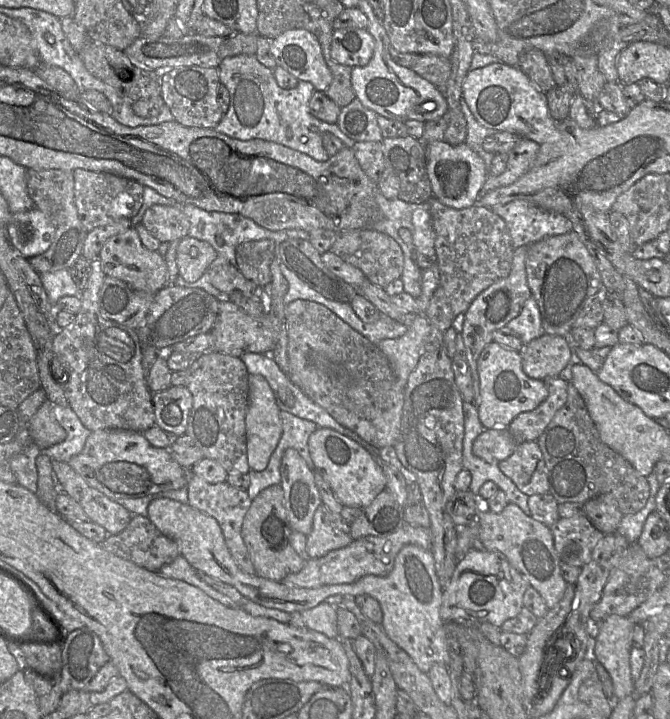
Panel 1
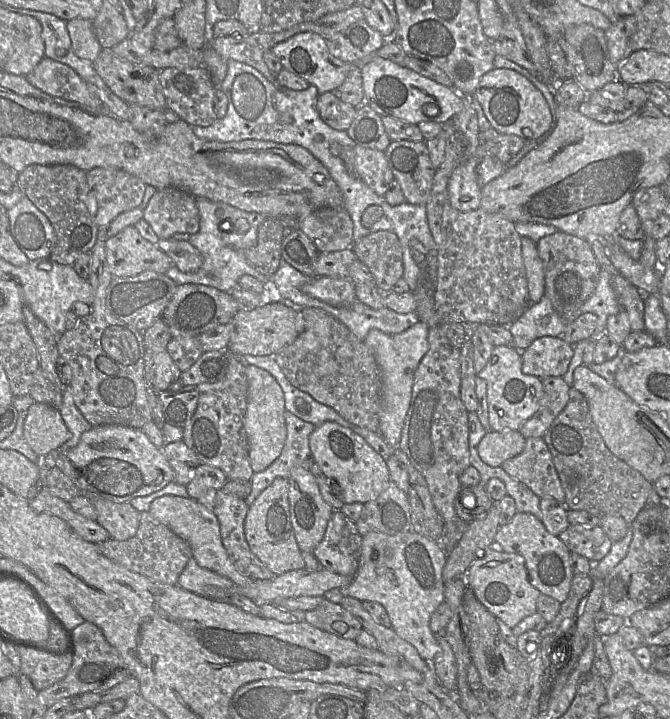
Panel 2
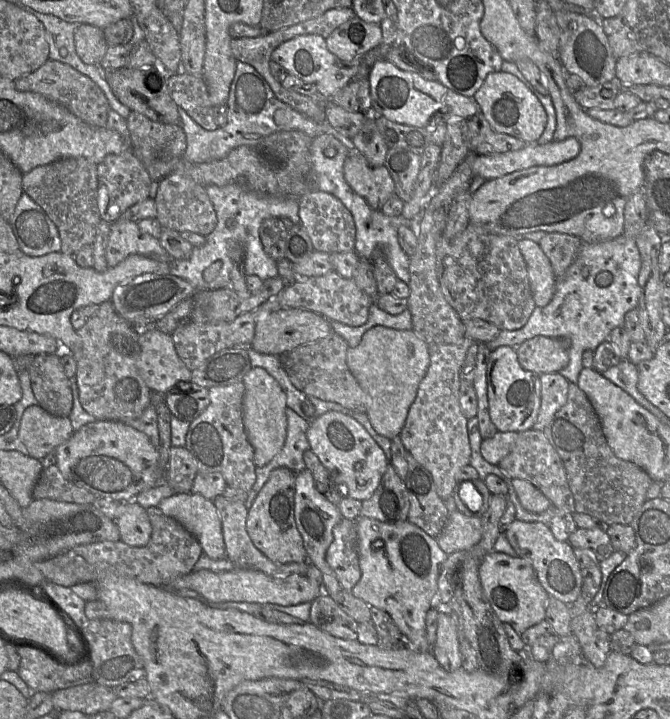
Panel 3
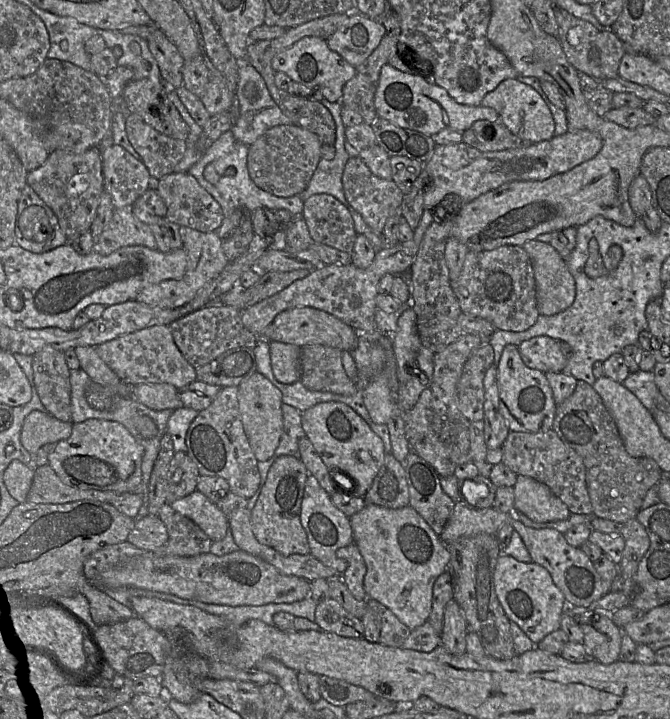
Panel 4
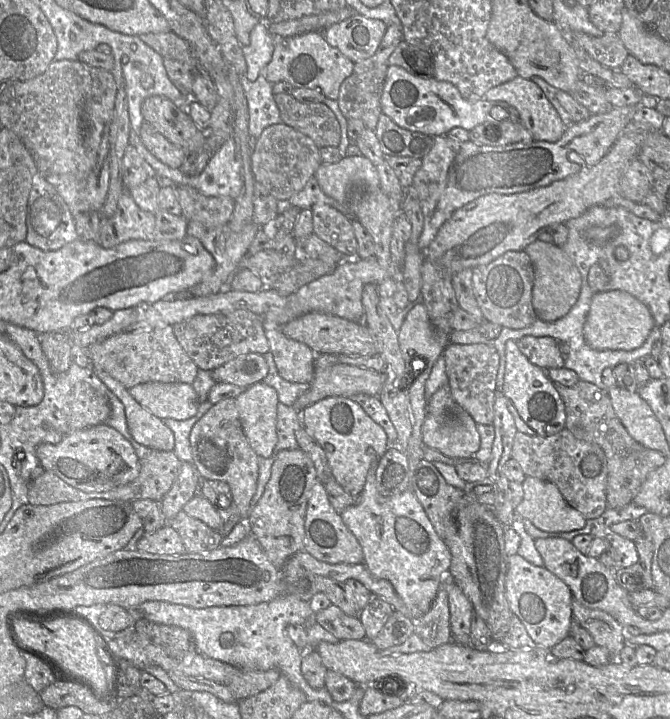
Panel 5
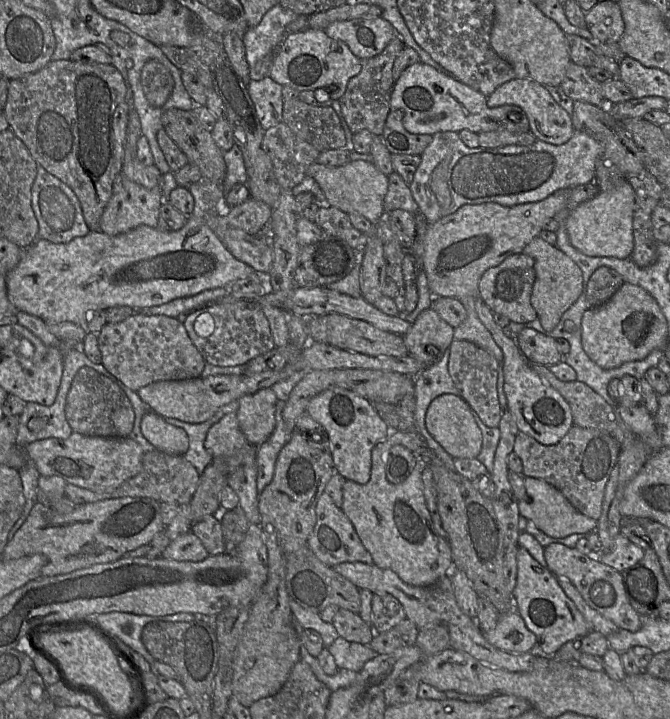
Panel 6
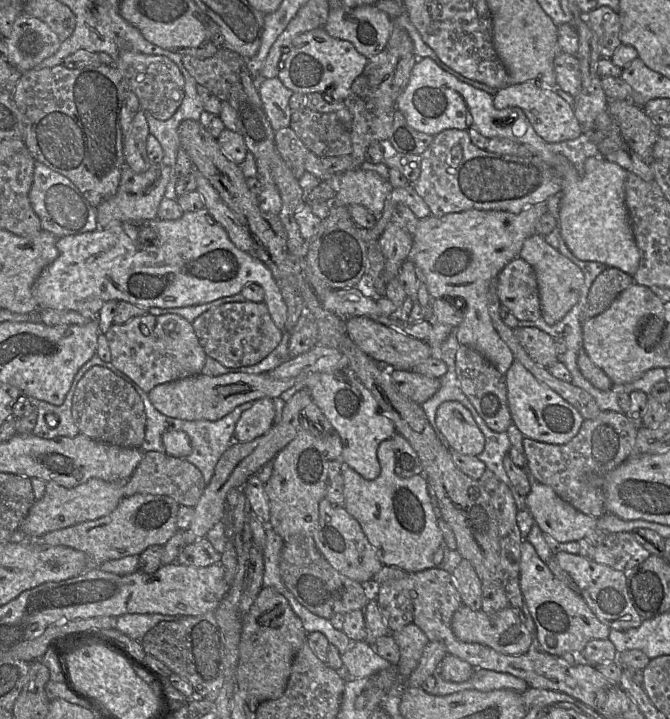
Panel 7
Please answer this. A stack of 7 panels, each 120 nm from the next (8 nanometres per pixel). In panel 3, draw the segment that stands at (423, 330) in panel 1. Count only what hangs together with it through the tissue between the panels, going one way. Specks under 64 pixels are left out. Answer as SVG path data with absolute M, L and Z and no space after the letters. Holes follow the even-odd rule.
M374 326L364 333L358 346L347 350L346 363L369 397L367 415L375 431L390 440L399 435L408 410L416 398L419 383L425 376L430 363L428 344L413 330L396 330L384 326Z

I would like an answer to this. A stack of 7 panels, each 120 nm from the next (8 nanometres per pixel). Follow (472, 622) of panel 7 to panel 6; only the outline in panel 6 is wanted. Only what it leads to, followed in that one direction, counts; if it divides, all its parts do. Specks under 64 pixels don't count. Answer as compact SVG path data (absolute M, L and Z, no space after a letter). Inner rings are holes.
M515 609L500 615L496 627L483 632L483 635L496 648L513 654L530 652L537 646L536 635L527 628L524 619Z

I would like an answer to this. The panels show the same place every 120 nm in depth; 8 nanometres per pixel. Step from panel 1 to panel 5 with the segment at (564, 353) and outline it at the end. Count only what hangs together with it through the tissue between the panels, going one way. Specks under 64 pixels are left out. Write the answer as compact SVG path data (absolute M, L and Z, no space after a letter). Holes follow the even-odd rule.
M526 335L516 341L520 352L530 363L542 369L563 367L558 340L550 336Z

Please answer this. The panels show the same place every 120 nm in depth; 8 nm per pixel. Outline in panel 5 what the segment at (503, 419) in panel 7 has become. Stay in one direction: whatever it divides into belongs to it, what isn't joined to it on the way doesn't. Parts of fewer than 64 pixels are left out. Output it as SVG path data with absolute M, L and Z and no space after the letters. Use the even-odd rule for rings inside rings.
M491 342L448 343L441 357L445 359L448 385L454 404L468 412L476 423L492 424L499 355Z

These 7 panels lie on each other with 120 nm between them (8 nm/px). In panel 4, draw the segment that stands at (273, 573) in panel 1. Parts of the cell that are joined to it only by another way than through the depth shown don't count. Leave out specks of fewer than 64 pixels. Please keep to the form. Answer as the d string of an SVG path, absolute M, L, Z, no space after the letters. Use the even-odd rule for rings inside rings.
M288 455L280 456L271 466L251 512L251 526L257 541L283 556L310 554L307 535L301 524L301 504L308 475L301 459Z

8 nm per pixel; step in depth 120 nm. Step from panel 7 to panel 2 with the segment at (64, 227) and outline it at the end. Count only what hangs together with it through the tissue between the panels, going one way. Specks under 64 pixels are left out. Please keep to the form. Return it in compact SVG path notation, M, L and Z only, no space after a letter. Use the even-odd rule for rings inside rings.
M26 197L7 210L10 235L30 261L49 257L55 232L47 217Z

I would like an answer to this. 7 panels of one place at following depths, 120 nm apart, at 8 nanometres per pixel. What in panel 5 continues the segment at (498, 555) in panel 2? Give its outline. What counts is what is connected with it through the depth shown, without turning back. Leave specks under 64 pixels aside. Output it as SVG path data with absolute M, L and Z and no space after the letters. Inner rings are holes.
M515 554L507 558L505 595L509 608L518 617L536 647L552 648L570 633L573 615L569 588L548 571Z

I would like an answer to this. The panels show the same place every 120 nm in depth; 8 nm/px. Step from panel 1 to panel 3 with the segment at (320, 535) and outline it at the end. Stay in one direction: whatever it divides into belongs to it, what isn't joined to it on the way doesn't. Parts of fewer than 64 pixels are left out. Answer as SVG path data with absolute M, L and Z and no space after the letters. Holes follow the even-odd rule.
M342 518L334 527L333 541L327 549L326 561L343 590L351 592L361 578L355 520Z

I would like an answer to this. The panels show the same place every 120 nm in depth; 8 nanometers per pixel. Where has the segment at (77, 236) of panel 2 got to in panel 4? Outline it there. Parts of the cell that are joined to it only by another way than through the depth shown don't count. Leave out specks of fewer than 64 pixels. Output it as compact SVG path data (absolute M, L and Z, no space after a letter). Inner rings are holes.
M92 148L80 154L53 151L41 167L29 172L27 183L54 211L69 242L73 242L91 229L105 191L101 148Z

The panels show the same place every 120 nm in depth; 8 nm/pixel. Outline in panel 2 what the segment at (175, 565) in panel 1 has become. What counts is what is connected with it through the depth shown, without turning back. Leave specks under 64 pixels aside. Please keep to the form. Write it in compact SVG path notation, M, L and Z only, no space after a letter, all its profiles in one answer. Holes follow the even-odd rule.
M191 558L180 574L177 585L211 600L226 599L234 593L234 583L211 570L202 568Z

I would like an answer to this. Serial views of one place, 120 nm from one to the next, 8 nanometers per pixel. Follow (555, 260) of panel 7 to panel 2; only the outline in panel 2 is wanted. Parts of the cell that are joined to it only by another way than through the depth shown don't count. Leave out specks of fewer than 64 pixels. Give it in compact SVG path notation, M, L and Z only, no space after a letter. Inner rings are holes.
M528 237L521 239L521 252L525 266L529 304L538 302L545 291L544 267L534 241Z

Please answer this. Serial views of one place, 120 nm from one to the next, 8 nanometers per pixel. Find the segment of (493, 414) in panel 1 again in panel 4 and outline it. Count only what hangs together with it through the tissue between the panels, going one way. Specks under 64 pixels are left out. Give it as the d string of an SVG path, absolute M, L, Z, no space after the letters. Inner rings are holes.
M504 346L497 366L499 411L509 429L515 432L542 432L551 430L557 404L554 402L545 373L527 367L519 354L518 346Z

